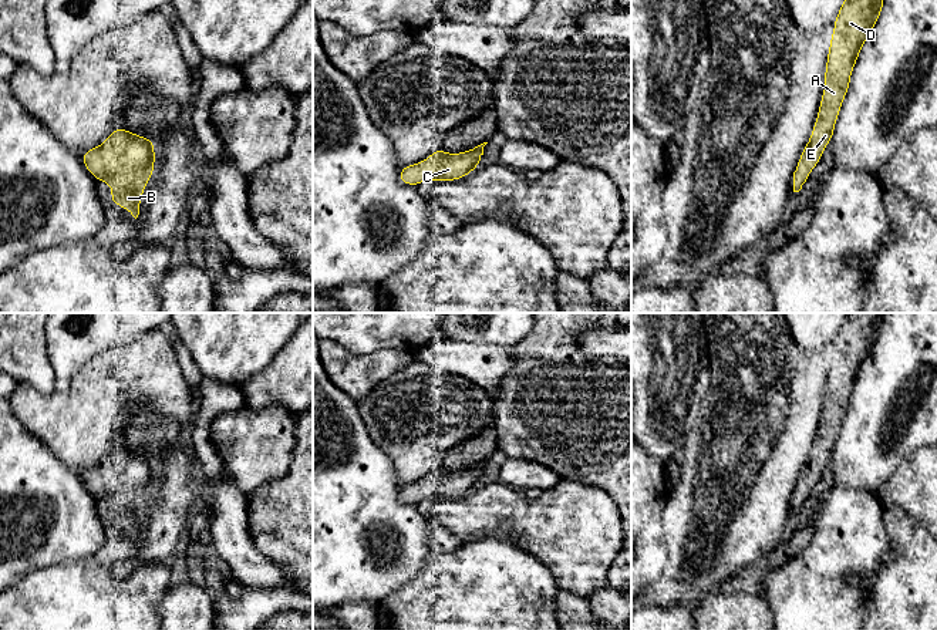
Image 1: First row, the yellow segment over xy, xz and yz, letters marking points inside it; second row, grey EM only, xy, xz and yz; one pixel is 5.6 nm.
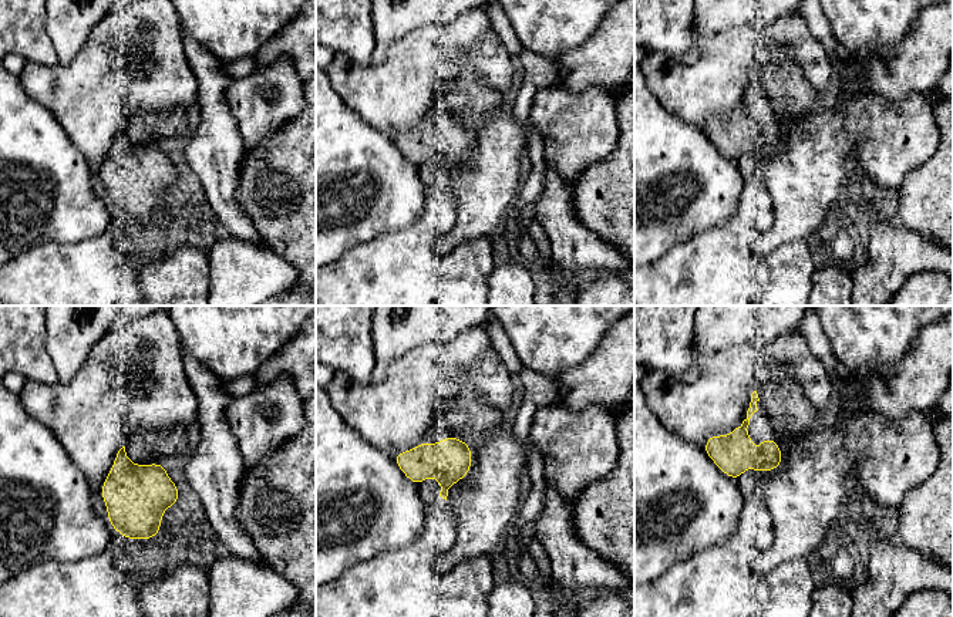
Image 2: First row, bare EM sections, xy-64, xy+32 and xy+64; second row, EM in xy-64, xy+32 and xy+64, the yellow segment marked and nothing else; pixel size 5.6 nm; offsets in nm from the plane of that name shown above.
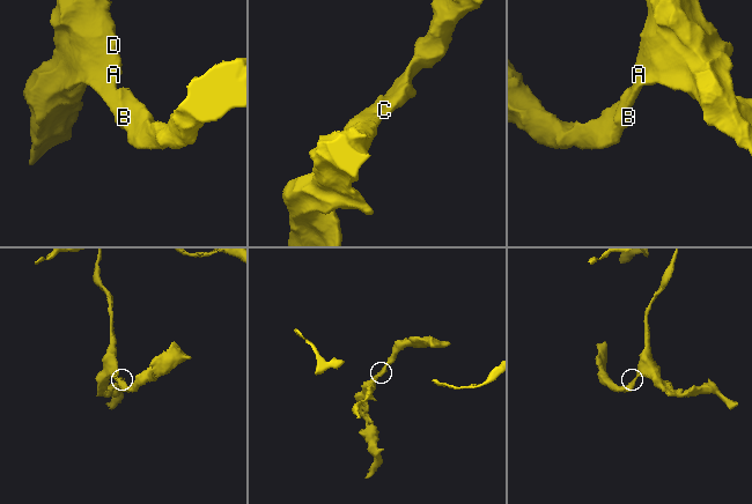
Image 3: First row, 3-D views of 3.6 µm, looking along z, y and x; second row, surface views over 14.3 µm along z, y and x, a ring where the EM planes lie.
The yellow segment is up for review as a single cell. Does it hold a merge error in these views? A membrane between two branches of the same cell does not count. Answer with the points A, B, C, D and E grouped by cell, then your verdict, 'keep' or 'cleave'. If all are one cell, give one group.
A B C D E; keep

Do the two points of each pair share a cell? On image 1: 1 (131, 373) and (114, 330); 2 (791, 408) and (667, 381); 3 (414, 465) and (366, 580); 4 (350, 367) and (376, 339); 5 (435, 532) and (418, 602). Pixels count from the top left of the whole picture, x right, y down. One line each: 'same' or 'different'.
1: different
2: different
3: different
4: different
5: different

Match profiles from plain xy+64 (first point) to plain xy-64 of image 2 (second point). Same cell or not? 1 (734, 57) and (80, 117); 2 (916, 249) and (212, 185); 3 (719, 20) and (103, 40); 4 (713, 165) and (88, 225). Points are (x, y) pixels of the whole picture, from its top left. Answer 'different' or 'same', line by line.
1: same
2: same
3: different
4: same

